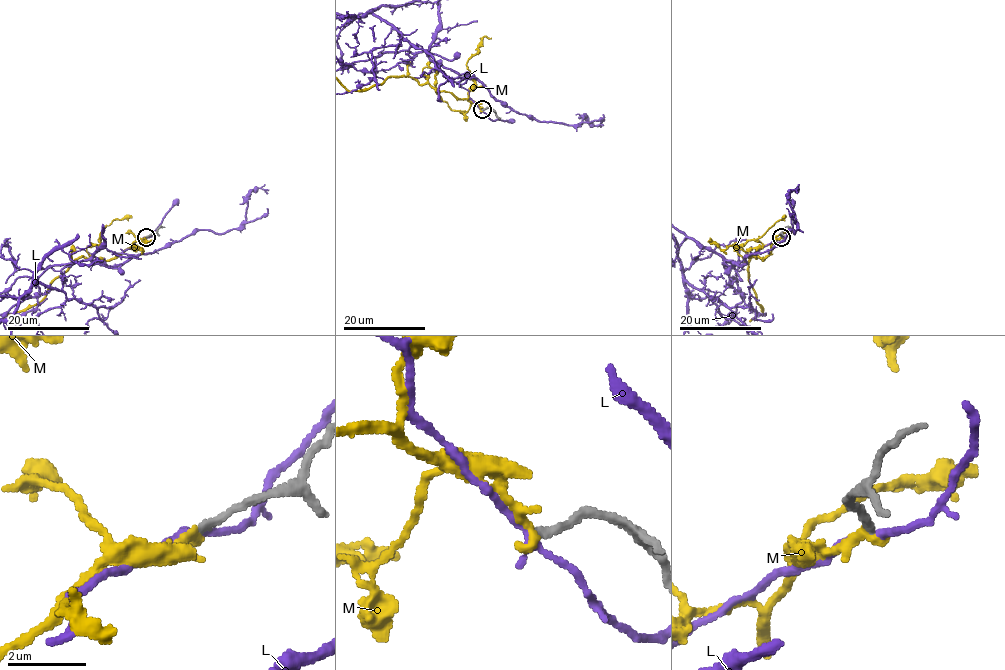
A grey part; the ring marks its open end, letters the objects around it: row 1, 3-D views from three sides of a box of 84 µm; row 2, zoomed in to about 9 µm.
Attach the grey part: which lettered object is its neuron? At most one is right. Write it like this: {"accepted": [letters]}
{"accepted": ["M"]}

